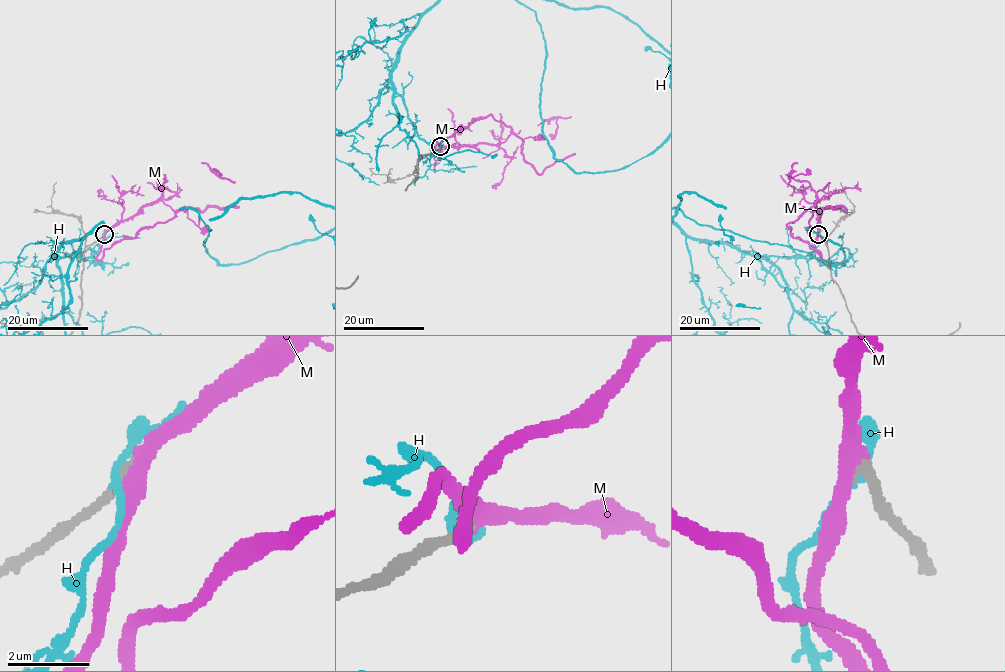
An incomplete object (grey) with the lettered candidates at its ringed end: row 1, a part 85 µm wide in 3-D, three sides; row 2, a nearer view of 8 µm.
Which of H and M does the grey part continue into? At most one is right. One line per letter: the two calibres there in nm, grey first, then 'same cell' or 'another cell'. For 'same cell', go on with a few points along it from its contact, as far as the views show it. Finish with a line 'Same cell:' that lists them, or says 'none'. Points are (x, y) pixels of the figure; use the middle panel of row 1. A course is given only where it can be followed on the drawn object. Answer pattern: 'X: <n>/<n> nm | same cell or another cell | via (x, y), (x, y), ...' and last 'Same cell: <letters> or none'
H: 280/180 nm | another cell
M: 260/320 nm | same cell | via (440, 147), (499, 145), (515, 133), (523, 158), (540, 174), (565, 157), (554, 137), (555, 118), (537, 125)
Same cell: M

